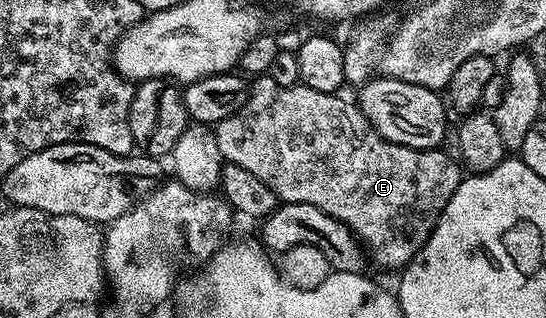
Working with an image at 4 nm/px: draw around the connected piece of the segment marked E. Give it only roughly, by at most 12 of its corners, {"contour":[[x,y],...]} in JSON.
{"contour":[[254,79],[224,163],[344,222],[398,271],[461,166],[354,101]]}

